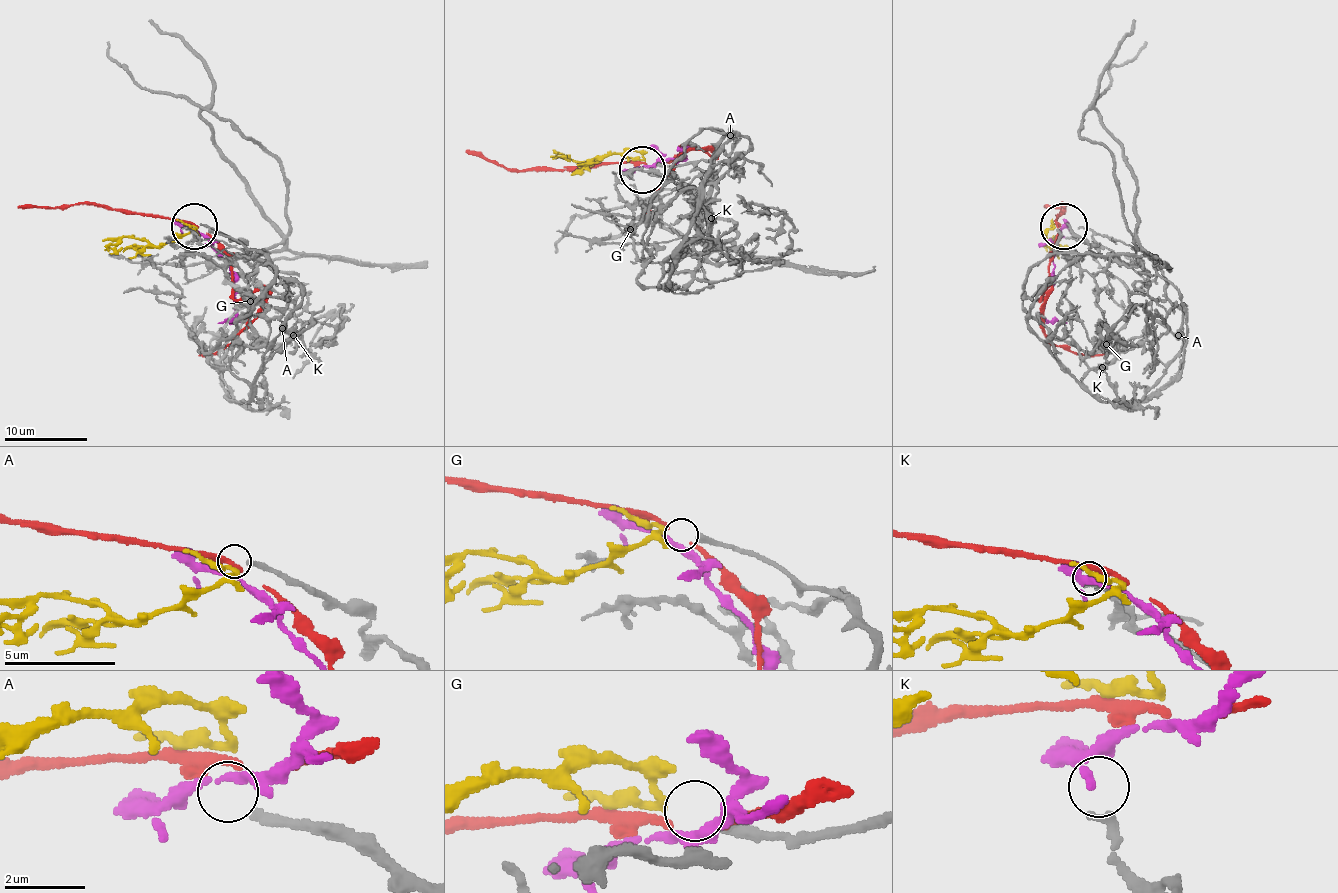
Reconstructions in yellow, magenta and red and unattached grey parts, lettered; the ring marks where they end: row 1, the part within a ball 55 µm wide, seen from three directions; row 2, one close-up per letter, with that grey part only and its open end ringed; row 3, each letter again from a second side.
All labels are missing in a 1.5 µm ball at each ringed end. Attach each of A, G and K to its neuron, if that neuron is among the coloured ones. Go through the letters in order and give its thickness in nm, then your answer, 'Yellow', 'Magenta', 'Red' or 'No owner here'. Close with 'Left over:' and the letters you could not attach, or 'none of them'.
A: Thickness 220 nm. No owner here
G: Thickness 320 nm. Yellow
K: Thickness 220 nm. Magenta
Left over: A

